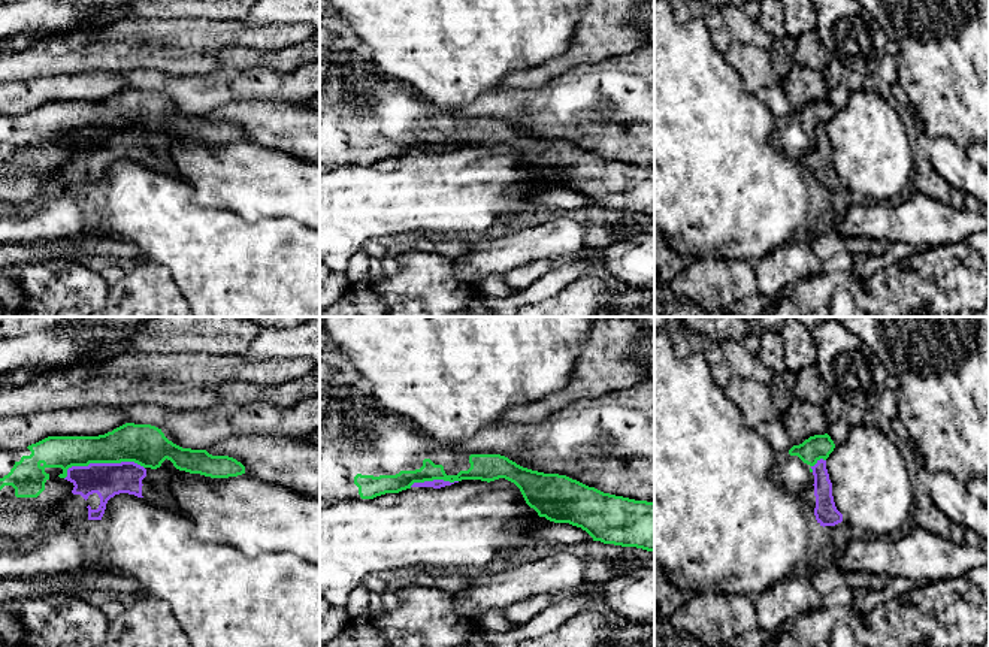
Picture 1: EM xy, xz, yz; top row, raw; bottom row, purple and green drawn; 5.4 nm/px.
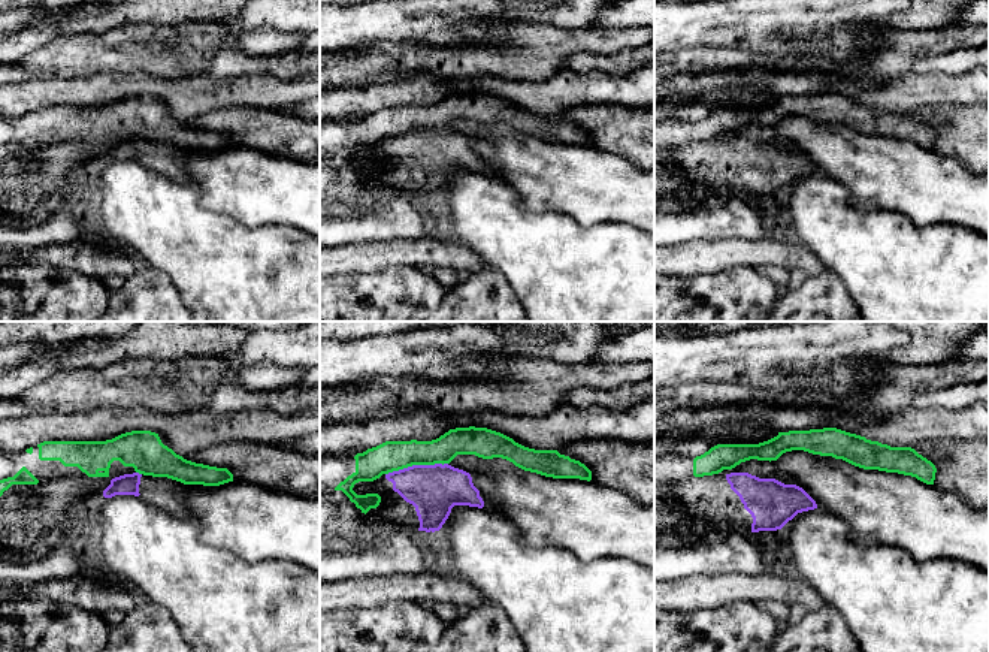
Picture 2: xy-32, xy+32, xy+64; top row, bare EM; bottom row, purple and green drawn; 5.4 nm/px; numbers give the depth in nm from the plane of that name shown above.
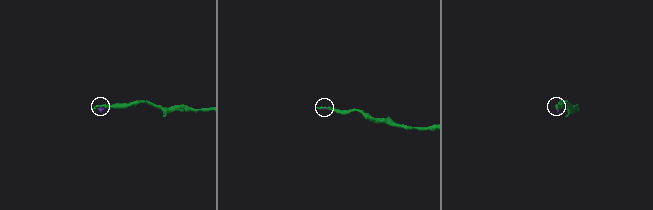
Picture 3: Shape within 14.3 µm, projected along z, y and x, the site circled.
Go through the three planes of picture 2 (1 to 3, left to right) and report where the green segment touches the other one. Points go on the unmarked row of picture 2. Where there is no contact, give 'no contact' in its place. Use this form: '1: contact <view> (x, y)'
1: contact xy-32 (138, 138)
2: contact xy+32 (416, 130)
3: no contact

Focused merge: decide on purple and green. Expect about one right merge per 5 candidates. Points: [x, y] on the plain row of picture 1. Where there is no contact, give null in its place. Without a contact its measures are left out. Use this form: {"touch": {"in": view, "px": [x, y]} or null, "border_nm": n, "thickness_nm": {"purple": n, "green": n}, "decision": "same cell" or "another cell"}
{"touch": {"in": "xy", "px": [100, 129]}, "border_nm": 440, "thickness_nm": {"purple": 180, "green": 220}, "decision": "another cell"}

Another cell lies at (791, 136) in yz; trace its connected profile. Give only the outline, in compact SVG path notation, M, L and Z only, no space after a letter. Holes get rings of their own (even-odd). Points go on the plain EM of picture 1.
M828 99L814 100L805 105L799 111L793 111L790 115L777 120L777 130L772 136L772 143L781 149L792 160L802 161L807 154L814 149L813 131L820 126L826 126L829 120L834 117L835 109Z

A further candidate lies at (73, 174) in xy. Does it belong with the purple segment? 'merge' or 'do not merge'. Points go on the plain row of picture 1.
merge

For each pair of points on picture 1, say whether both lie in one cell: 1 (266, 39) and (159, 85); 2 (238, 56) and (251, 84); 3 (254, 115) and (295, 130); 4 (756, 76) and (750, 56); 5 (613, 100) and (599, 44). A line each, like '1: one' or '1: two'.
1: two
2: two
3: one
4: one
5: two

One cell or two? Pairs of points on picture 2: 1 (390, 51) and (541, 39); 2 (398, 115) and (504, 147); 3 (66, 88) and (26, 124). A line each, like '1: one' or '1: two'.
1: one
2: two
3: two

